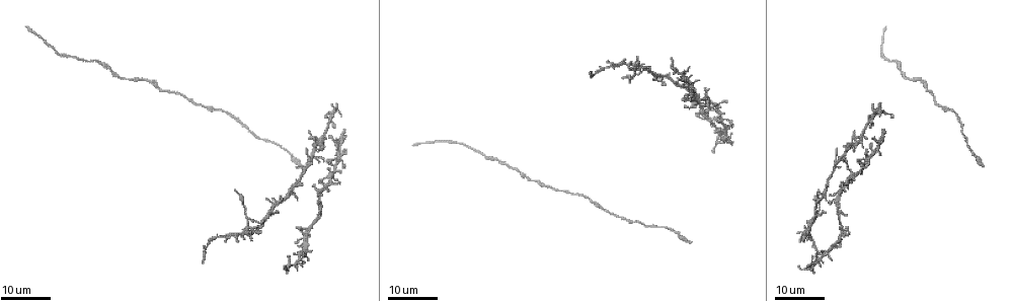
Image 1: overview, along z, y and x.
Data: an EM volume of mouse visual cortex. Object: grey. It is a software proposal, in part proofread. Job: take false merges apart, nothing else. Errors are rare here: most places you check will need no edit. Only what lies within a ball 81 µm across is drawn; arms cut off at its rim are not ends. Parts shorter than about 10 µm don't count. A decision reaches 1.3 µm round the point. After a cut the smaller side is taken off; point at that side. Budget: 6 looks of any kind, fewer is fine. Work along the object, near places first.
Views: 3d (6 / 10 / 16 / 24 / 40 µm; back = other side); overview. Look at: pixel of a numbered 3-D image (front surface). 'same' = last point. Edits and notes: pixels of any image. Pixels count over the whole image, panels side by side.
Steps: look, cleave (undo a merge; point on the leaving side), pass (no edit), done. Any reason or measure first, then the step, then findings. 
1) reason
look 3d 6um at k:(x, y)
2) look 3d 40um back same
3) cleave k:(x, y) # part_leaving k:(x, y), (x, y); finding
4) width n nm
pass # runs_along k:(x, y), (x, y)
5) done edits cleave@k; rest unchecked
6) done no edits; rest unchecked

thick turns thin
look 3d 16um at 1:(309, 228)

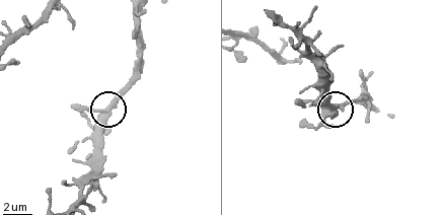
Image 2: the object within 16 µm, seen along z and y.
zoom in
look 3d 10um at 2:(338, 105)

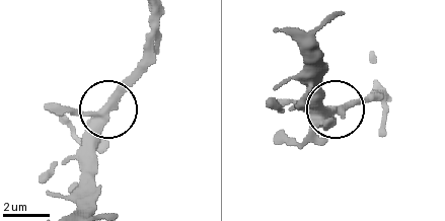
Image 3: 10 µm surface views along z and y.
width 360 nm
pass # runs_along 3:(153, 17), (151, 64), (74, 155); all the same neuron

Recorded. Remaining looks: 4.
looks like a crossing
look 3d 16um at 1:(314, 157)

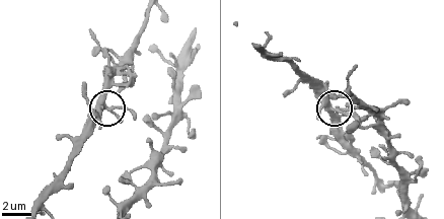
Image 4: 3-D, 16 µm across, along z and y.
look 3d 6um at 4:(110, 109)

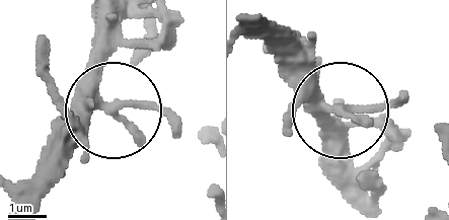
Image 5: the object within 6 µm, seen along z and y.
pass # continuous, no second neuron

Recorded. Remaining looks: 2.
four-way junction
look 3d 24um at 1:(717, 110)

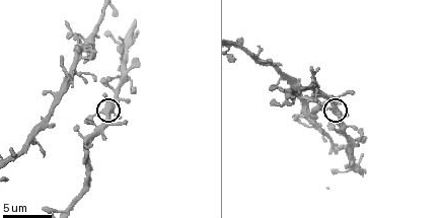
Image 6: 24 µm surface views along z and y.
look 3d 10um at 6:(335, 109)

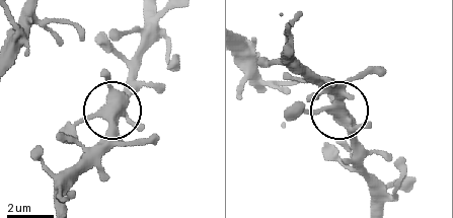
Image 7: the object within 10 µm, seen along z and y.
arms 4
pass # one neuron here

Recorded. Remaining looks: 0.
done no edits; rest unchecked

